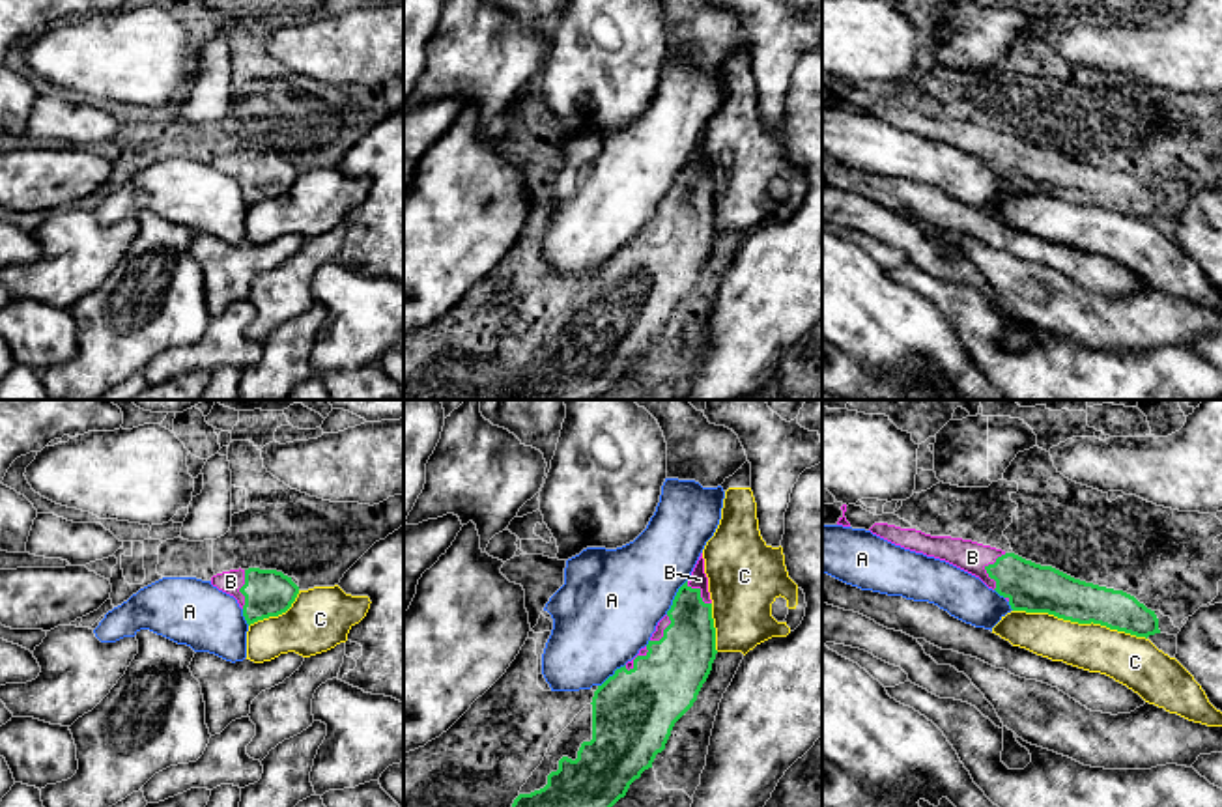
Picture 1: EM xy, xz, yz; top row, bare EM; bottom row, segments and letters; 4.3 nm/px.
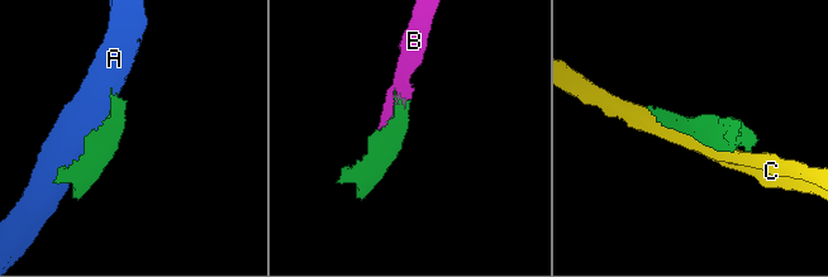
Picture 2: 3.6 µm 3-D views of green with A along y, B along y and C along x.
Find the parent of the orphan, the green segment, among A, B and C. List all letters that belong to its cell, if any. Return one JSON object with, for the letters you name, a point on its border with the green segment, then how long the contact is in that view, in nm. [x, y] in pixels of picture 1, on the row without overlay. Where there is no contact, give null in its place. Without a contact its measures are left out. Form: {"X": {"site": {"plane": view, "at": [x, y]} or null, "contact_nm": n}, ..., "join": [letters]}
{"B": {"site": {"plane": "yz", "at": [985, 150]}, "contact_nm": 170}, "join": ["B"]}

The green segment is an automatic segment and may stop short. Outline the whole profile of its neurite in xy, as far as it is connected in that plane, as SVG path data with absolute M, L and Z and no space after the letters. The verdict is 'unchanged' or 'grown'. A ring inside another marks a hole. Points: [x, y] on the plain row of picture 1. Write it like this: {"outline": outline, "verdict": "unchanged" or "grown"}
{"outline": "M260 149L217 155L211 166L237 181L249 207L286 194L299 176L291 159Z", "verdict": "grown"}

